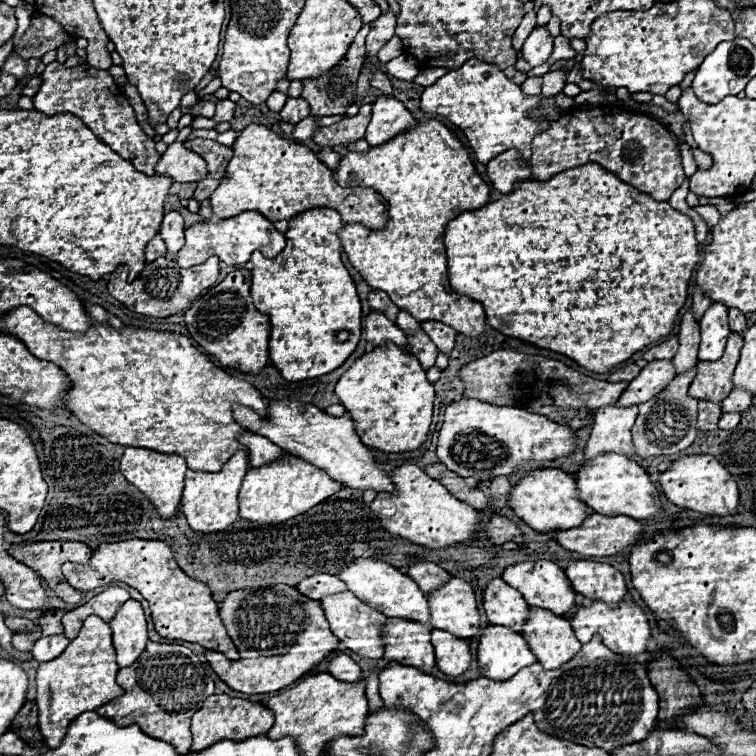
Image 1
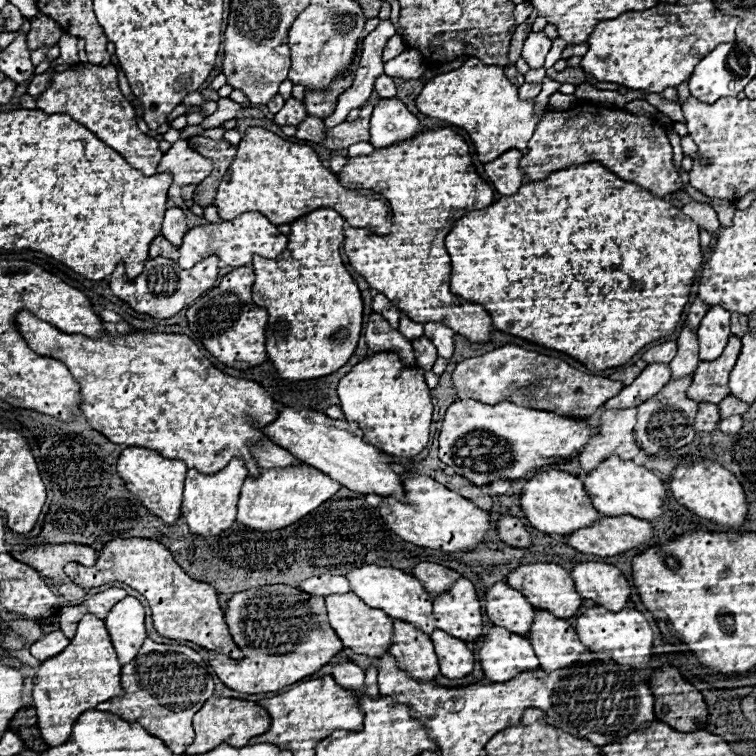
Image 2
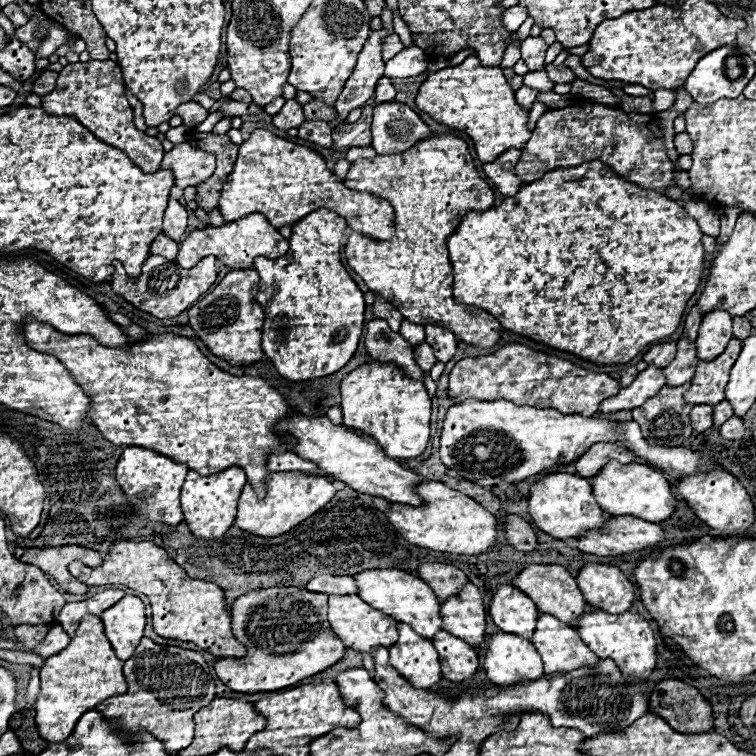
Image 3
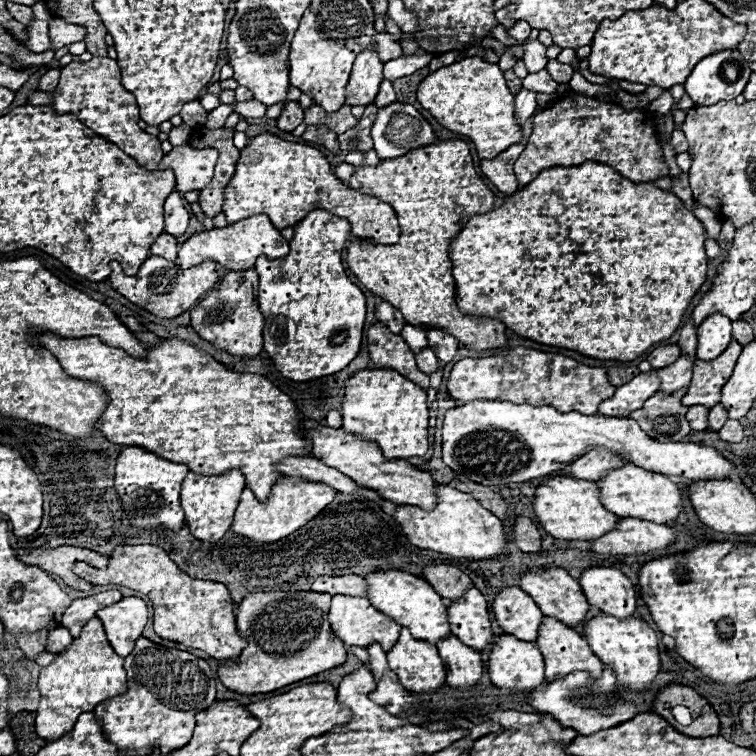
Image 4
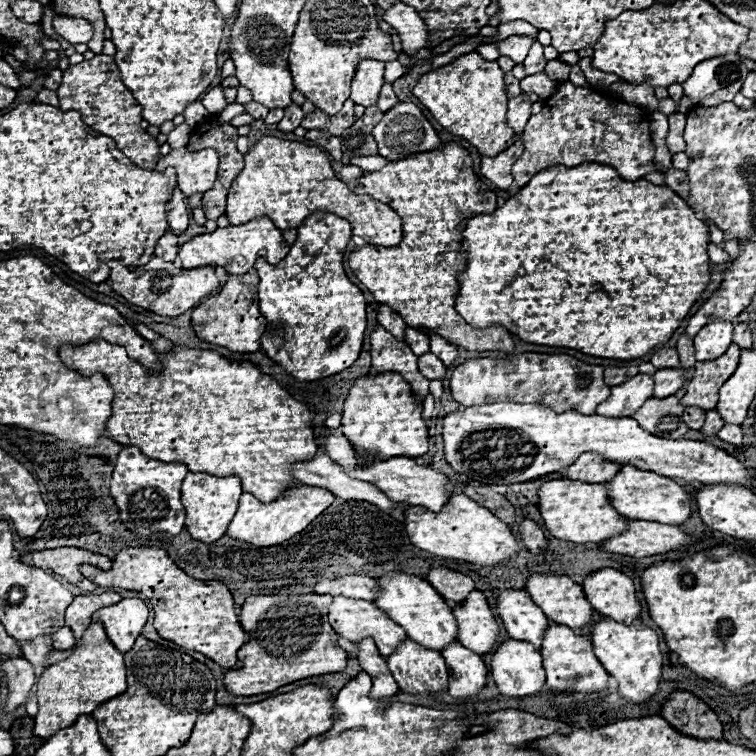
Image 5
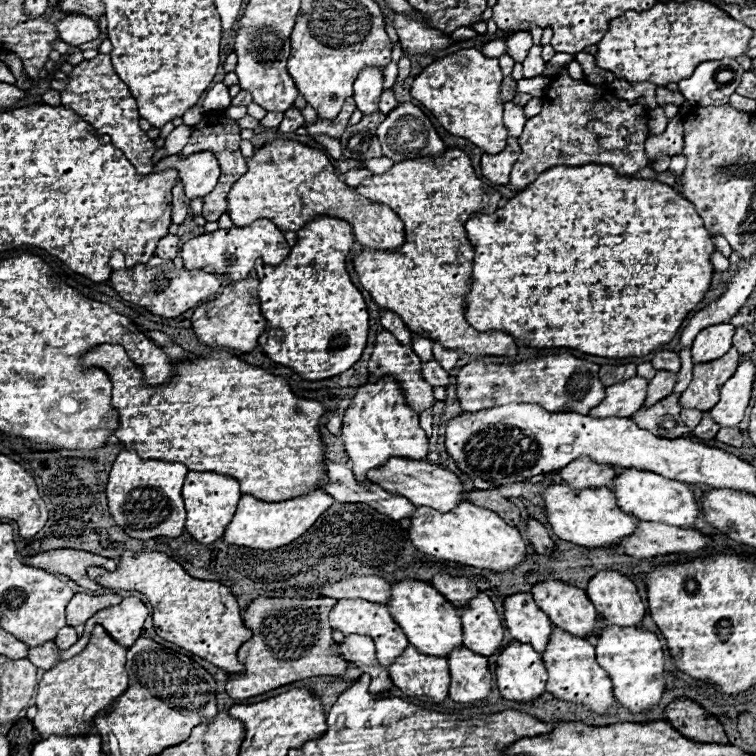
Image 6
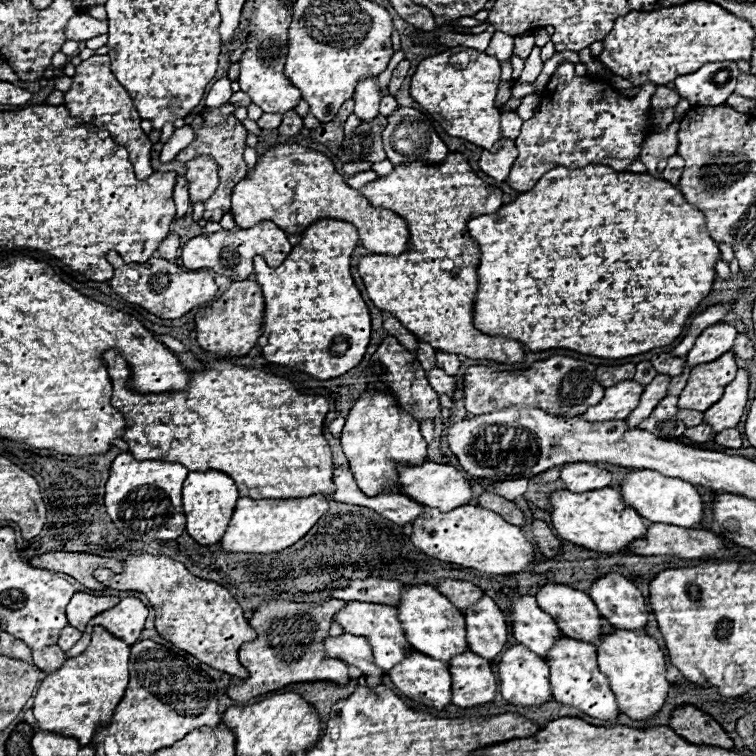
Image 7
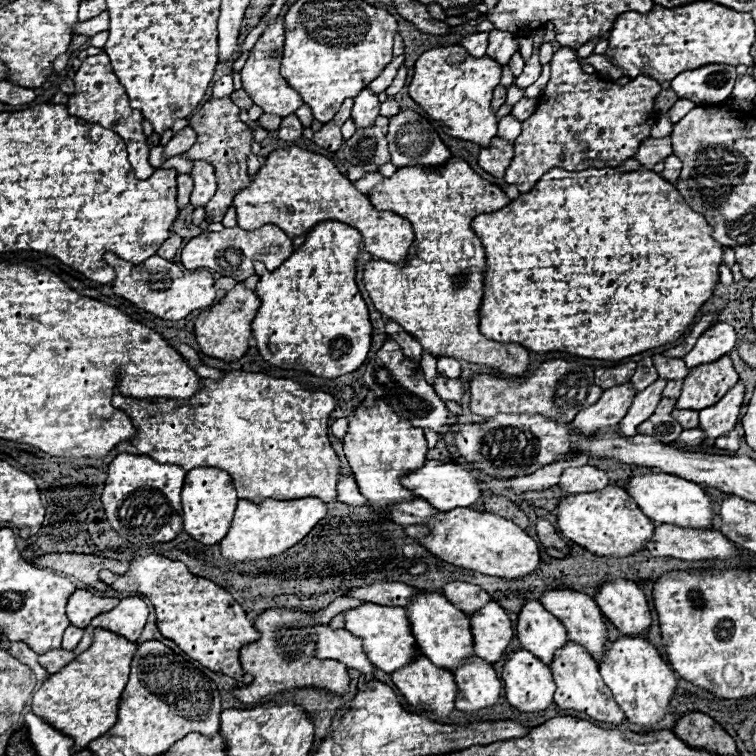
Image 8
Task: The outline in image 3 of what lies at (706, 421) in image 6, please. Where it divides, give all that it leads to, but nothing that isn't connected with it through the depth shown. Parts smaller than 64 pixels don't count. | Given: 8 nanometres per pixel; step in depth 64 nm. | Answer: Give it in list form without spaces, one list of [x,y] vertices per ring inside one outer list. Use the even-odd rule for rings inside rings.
[[[722,400],[720,404],[714,406],[714,426],[716,428],[722,426],[732,416],[734,416],[734,408],[732,408],[732,404],[728,404],[728,400]]]

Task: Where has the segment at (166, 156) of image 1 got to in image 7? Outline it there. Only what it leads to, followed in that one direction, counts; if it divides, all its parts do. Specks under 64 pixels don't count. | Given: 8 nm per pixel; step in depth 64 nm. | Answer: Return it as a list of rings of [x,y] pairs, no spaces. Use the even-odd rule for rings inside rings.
[[[198,156],[188,160],[186,164],[186,180],[190,202],[208,200],[218,186],[218,164],[208,156]]]

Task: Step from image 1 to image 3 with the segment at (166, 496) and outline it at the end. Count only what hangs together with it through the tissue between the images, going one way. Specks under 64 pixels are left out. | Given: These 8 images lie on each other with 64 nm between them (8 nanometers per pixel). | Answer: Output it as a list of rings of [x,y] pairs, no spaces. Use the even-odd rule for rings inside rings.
[[[130,446],[124,448],[118,464],[116,464],[116,480],[126,492],[130,504],[138,510],[138,516],[160,520],[170,526],[178,526],[182,522],[182,510],[180,510],[180,488],[182,480],[188,474],[188,466],[174,462],[166,456],[160,456],[154,450]]]

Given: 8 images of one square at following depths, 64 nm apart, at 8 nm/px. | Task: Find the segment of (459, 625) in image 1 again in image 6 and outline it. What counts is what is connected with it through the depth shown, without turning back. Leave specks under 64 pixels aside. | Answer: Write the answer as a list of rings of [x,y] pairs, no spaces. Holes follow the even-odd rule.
[[[486,594],[474,596],[466,606],[458,608],[462,620],[462,644],[482,656],[492,656],[504,638],[502,620]]]

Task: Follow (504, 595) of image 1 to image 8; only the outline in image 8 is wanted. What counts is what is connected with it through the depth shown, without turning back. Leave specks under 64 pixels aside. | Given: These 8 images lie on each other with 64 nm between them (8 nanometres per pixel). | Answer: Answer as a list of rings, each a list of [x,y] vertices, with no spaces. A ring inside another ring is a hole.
[[[538,600],[524,602],[518,612],[516,632],[522,648],[536,654],[544,664],[550,664],[554,652],[568,642],[568,634],[560,620],[550,616]]]

